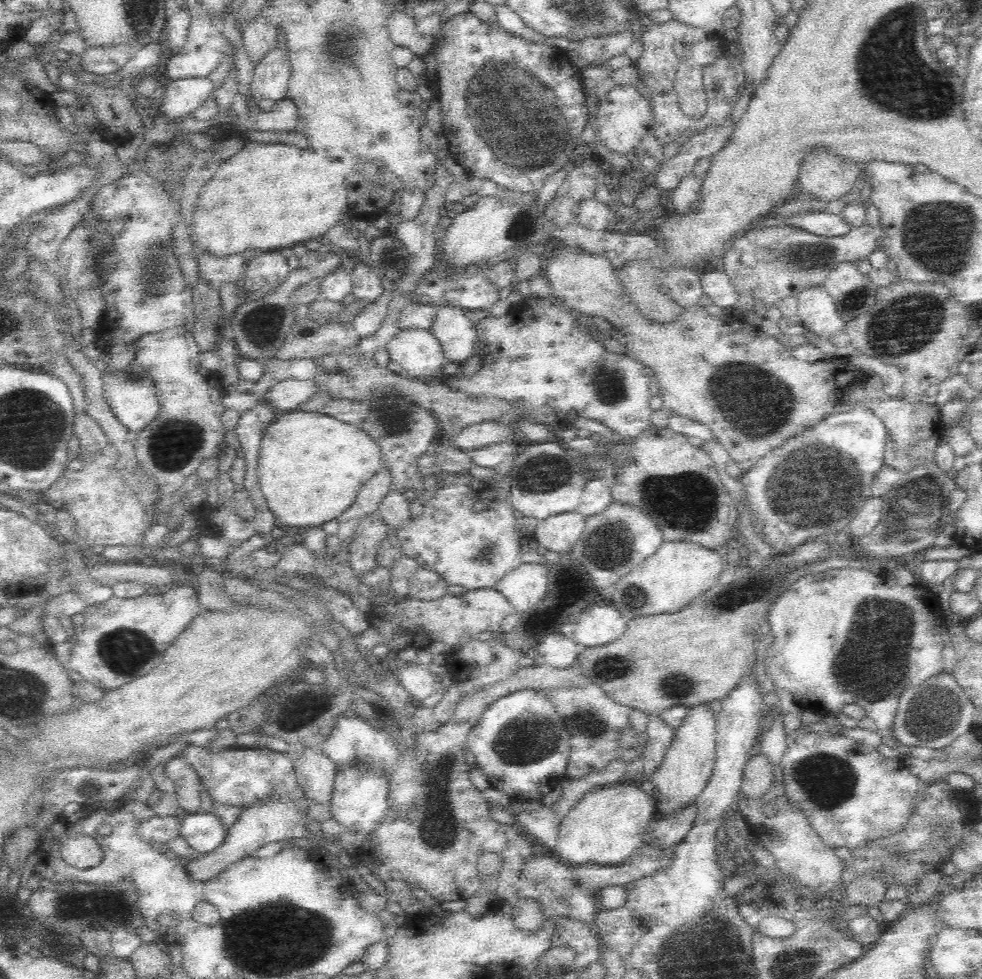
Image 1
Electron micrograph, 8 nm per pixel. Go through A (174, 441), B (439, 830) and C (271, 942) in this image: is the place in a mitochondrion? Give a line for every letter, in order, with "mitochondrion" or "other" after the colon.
A: mitochondrion
B: mitochondrion
C: mitochondrion

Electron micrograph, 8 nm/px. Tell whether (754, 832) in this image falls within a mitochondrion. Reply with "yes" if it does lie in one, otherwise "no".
no

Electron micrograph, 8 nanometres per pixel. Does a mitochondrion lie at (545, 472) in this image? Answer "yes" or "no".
yes

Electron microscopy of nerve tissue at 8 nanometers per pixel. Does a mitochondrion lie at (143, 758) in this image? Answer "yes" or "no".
no

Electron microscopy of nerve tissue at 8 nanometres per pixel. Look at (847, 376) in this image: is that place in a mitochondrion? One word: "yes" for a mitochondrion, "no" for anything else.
no

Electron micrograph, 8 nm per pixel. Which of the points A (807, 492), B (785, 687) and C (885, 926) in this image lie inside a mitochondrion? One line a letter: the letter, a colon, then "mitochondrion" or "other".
A: mitochondrion
B: other
C: other

